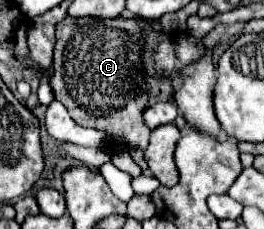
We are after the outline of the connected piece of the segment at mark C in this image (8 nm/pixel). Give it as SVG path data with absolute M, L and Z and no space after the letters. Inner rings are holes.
M65 17L63 23L57 27L57 43L53 53L53 77L51 77L51 89L55 99L59 99L65 107L71 119L83 127L95 127L99 131L105 131L105 151L115 153L117 149L145 149L149 141L151 129L143 123L143 111L149 103L149 87L147 87L147 75L143 67L143 37L145 27L149 27L147 19L73 19Z

